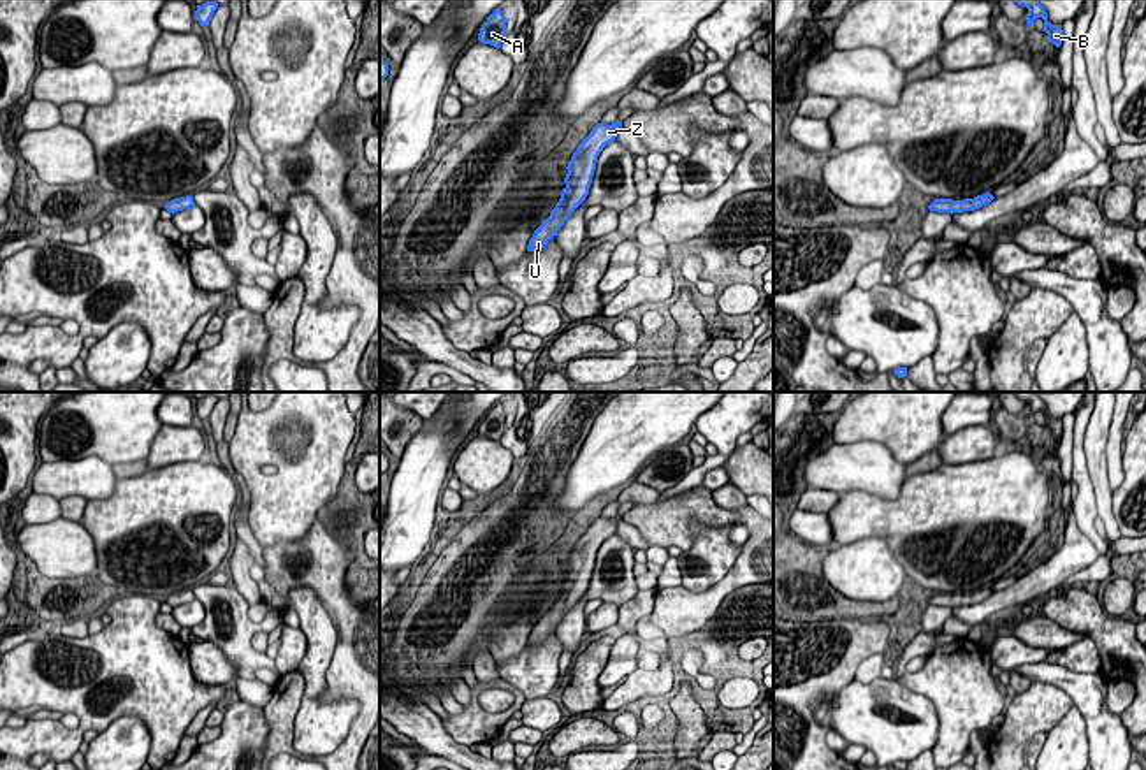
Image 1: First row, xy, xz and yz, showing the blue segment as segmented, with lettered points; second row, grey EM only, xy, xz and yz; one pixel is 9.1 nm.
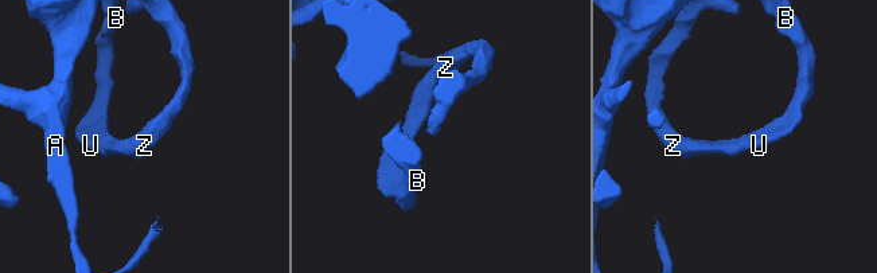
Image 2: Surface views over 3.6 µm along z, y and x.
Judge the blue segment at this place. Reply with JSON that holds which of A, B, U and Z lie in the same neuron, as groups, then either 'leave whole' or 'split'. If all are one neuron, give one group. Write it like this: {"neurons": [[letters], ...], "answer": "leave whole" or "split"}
{"neurons": [["A", "B", "U", "Z"]], "answer": "leave whole"}

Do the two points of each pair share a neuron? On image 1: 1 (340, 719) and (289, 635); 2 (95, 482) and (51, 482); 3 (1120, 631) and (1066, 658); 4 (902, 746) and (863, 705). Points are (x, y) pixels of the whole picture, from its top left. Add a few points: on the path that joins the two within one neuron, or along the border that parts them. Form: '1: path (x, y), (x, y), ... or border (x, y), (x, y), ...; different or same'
1: border (299, 628), (306, 640), (306, 653), (296, 670); different
2: path (85, 482), (62, 482); same
3: border (1058, 647), (1088, 637), (1095, 646), (1101, 672); different
4: path (892, 735), (872, 716); same

